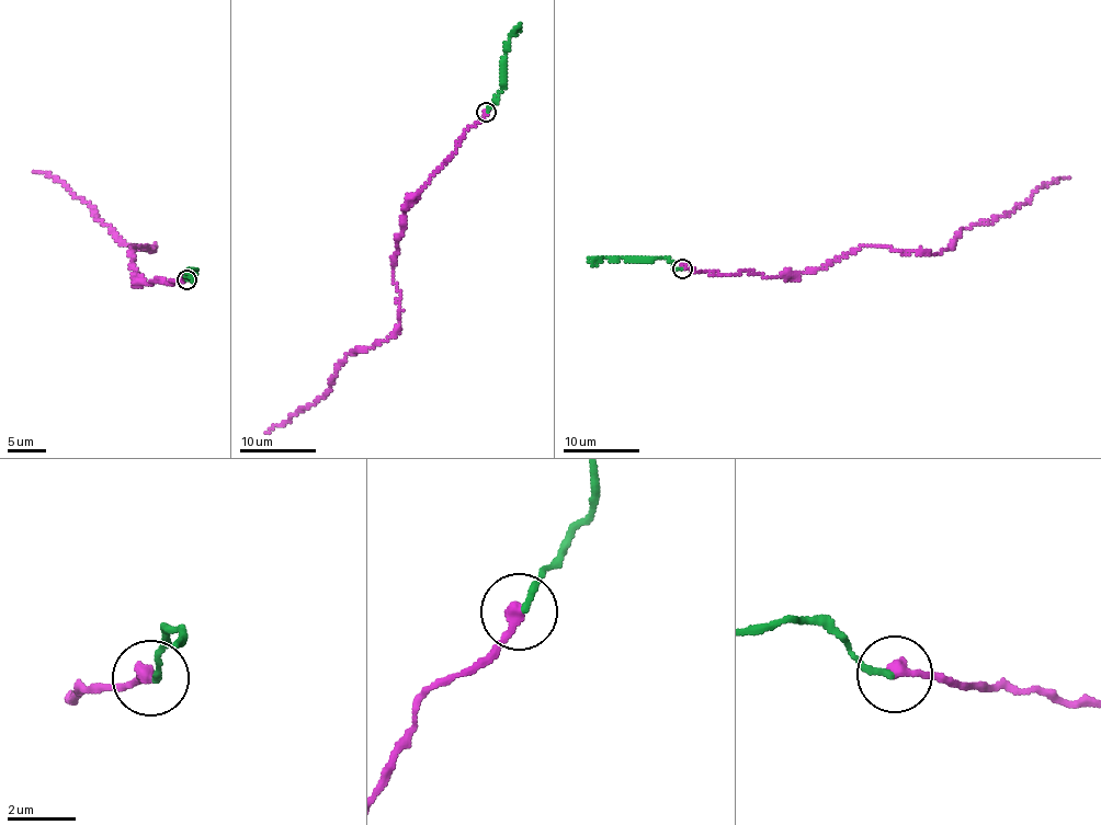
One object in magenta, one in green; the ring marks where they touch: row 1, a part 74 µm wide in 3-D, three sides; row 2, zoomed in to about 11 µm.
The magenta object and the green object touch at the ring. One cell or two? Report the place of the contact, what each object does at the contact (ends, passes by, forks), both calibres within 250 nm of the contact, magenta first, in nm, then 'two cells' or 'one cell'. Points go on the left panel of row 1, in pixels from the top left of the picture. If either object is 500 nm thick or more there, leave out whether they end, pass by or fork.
(186, 279) | magenta ends | green ends | 400/180 nm | one cell

